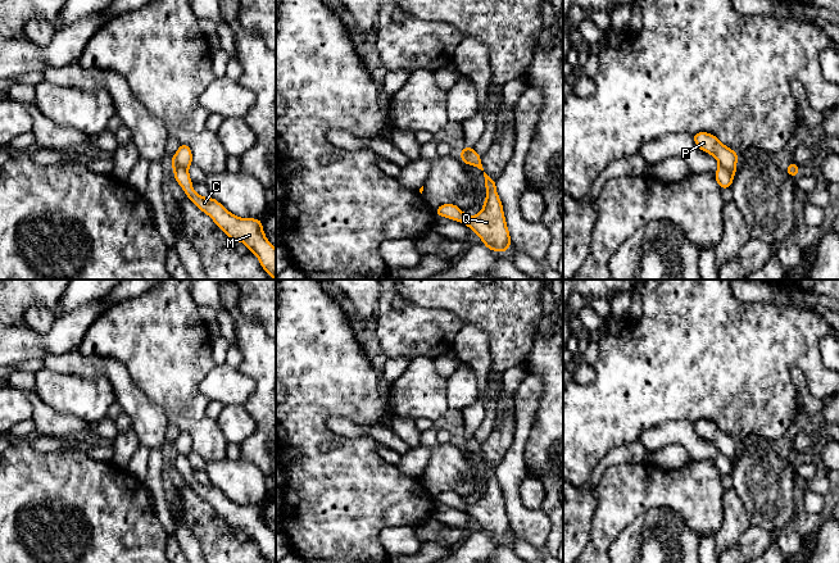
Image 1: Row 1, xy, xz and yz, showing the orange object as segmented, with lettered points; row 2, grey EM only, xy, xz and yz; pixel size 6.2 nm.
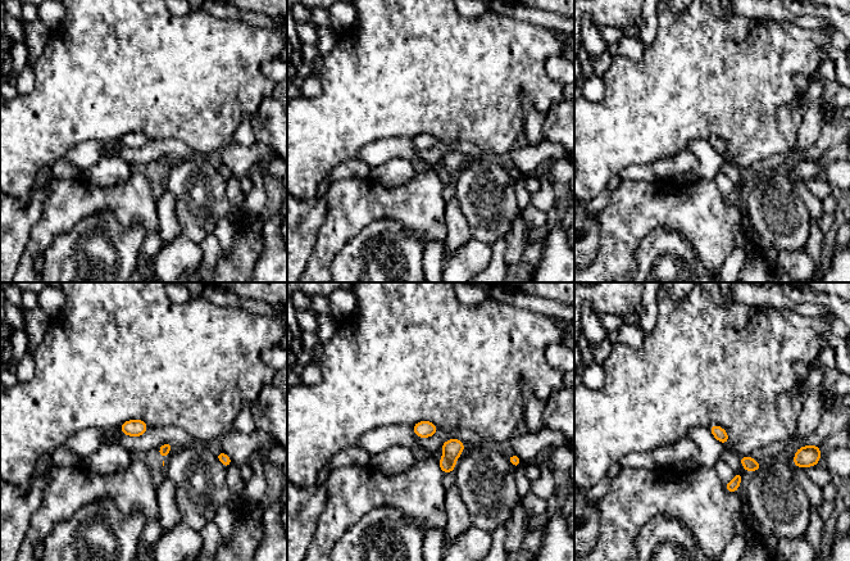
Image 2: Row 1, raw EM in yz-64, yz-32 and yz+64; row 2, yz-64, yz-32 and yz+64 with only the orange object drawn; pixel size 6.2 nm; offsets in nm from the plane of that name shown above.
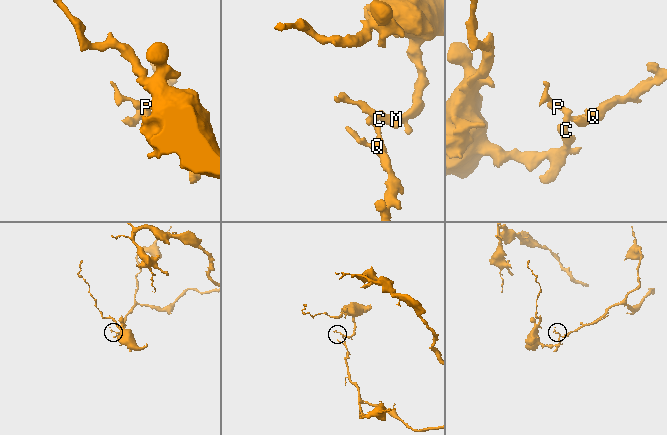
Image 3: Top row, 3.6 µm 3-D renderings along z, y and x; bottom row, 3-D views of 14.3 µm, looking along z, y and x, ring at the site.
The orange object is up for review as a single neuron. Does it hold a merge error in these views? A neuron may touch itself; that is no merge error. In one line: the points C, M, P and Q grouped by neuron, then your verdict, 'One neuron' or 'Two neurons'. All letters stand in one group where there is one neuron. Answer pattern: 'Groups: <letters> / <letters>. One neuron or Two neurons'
Groups: C M / P Q. Two neurons

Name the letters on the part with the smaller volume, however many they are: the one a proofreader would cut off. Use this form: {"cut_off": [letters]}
{"cut_off": ["C", "M"]}

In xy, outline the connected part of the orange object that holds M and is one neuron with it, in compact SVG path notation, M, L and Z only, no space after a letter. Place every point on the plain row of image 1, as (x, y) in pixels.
M173 454L176 468L183 476L187 485L204 500L207 500L214 510L226 519L235 530L244 530L249 540L254 540L263 557L271 563L276 563L276 536L264 523L262 507L239 505L230 500L214 485L201 485L198 482L191 471L190 462L186 455Z

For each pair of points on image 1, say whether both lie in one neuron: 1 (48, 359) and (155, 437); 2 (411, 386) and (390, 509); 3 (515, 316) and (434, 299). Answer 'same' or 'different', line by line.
1: same
2: different
3: same

